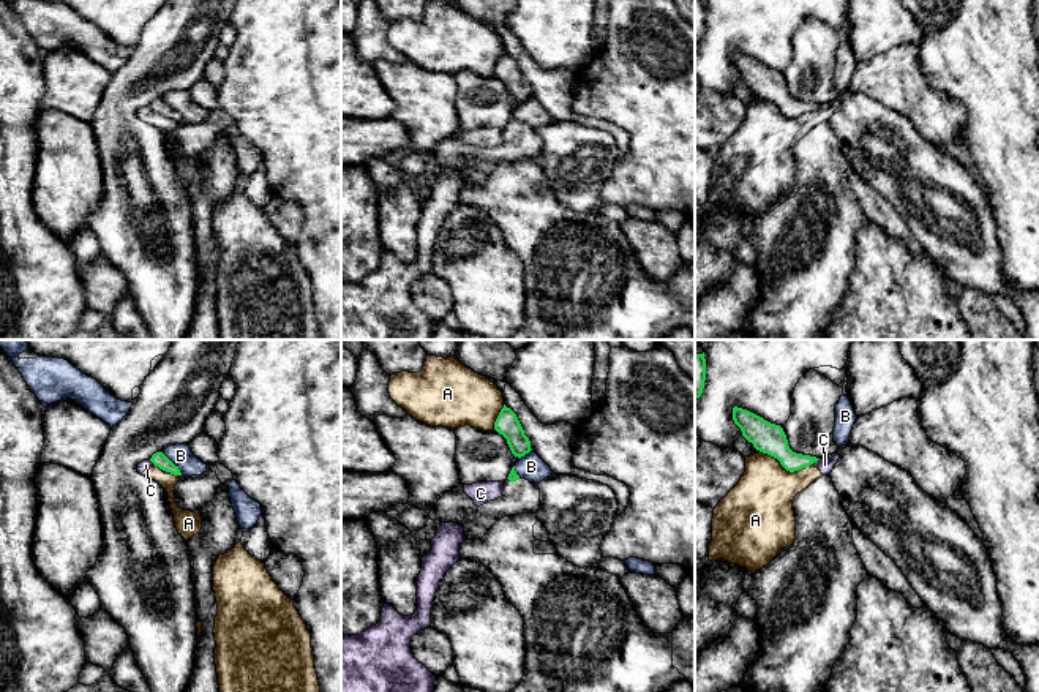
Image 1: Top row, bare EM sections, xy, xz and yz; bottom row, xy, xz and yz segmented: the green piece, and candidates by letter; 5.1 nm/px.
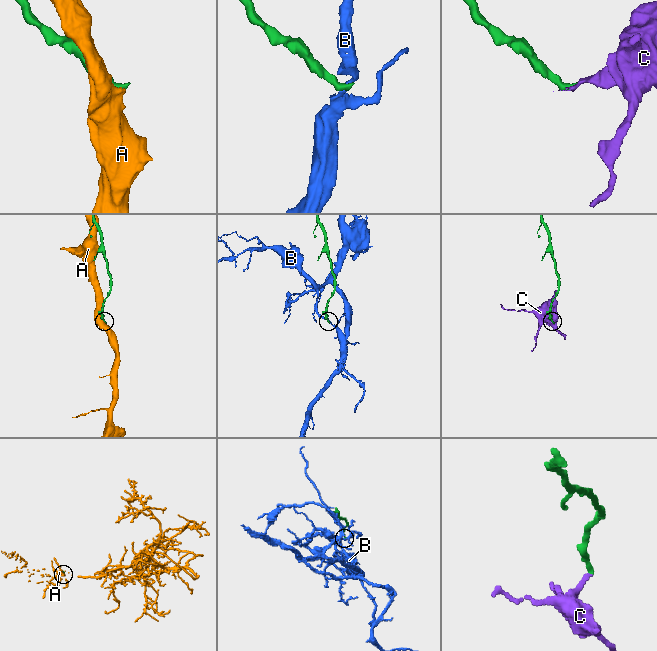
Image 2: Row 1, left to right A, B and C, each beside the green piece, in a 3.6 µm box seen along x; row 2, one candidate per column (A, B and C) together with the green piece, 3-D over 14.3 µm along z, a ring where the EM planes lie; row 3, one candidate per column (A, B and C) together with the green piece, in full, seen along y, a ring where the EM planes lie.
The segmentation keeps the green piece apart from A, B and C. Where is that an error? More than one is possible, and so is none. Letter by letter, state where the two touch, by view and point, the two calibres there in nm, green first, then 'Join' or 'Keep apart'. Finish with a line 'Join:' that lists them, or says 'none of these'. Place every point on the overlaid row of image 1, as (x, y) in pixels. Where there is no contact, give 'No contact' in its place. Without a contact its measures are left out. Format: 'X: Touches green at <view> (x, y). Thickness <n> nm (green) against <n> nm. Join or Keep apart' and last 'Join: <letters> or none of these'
A: Touches green at yz (787, 470). Thickness 160 nm (green) against 340 nm. Keep apart
B: Touches green at xy (172, 463). Thickness 70 nm (green) against 110 nm. Keep apart
C: Touches green at xy (152, 462). Thickness 70 nm (green) against 50 nm. Keep apart
Join: none of these

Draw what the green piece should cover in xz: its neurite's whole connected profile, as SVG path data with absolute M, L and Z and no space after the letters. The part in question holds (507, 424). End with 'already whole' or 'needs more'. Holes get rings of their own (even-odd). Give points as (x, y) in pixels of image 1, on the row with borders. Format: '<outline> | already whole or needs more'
M505 404L494 422L494 430L507 439L507 444L515 457L521 458L532 450L531 441L524 434L516 414Z | already whole

